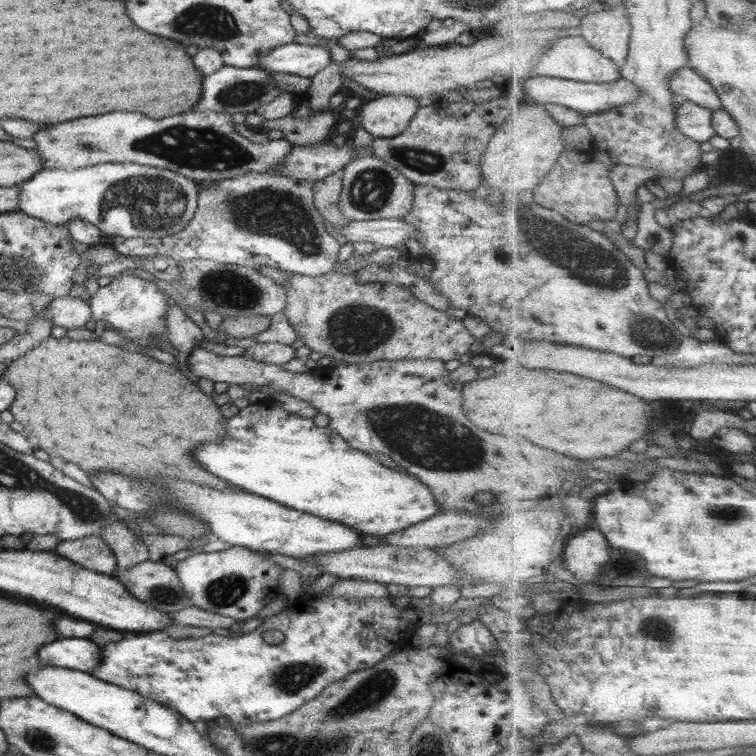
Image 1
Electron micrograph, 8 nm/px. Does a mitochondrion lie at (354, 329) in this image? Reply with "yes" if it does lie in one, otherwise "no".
yes

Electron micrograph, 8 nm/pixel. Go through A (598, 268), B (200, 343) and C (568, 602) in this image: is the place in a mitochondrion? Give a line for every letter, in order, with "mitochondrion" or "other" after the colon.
A: mitochondrion
B: other
C: other

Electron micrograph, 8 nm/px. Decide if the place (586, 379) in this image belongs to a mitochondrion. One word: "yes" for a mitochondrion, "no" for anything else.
no

